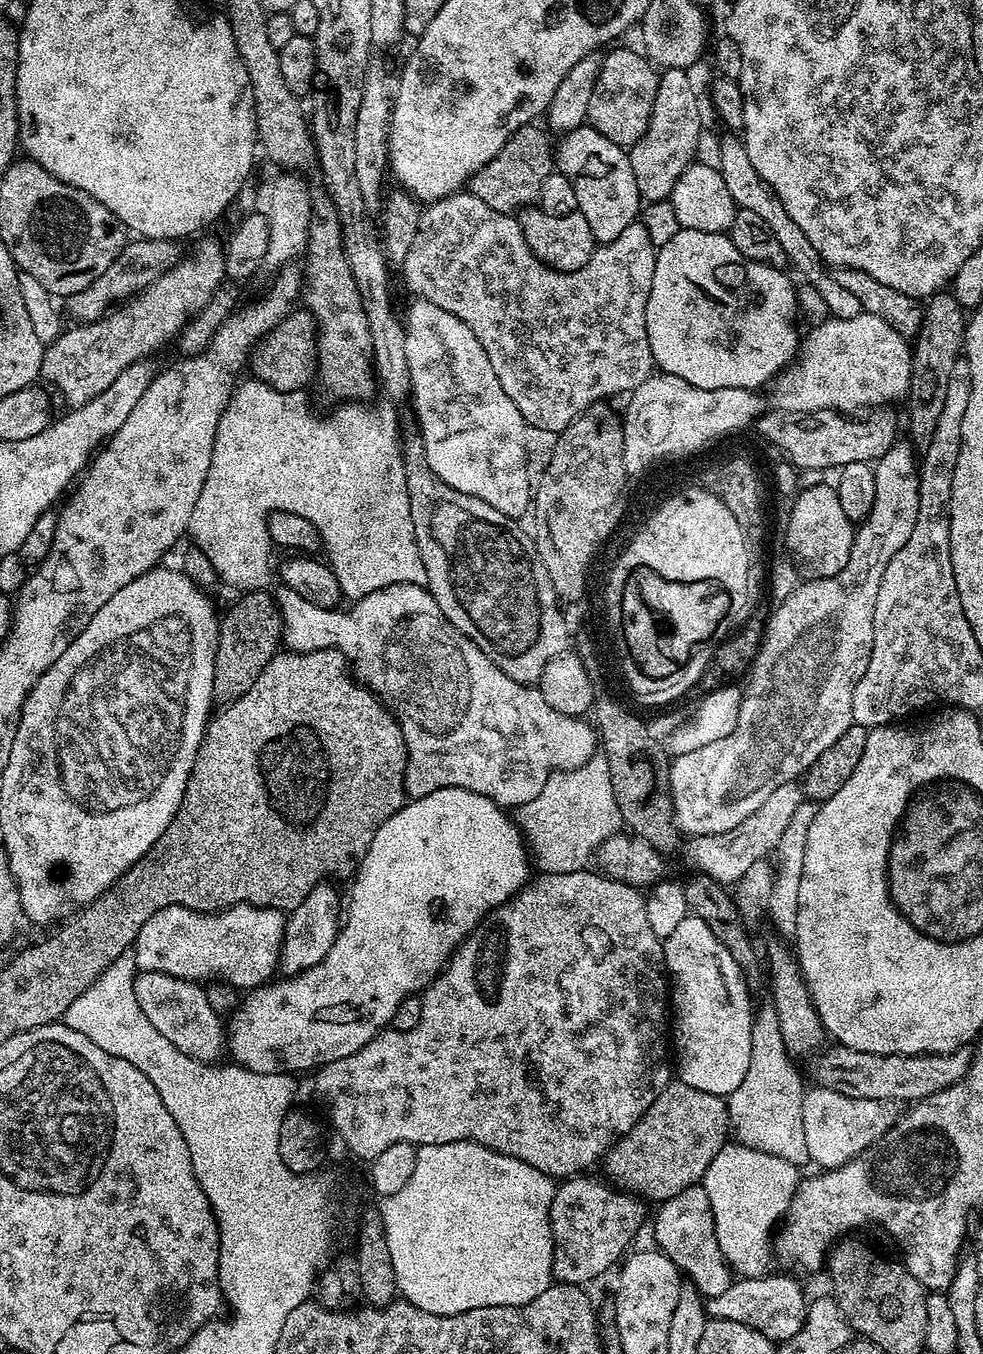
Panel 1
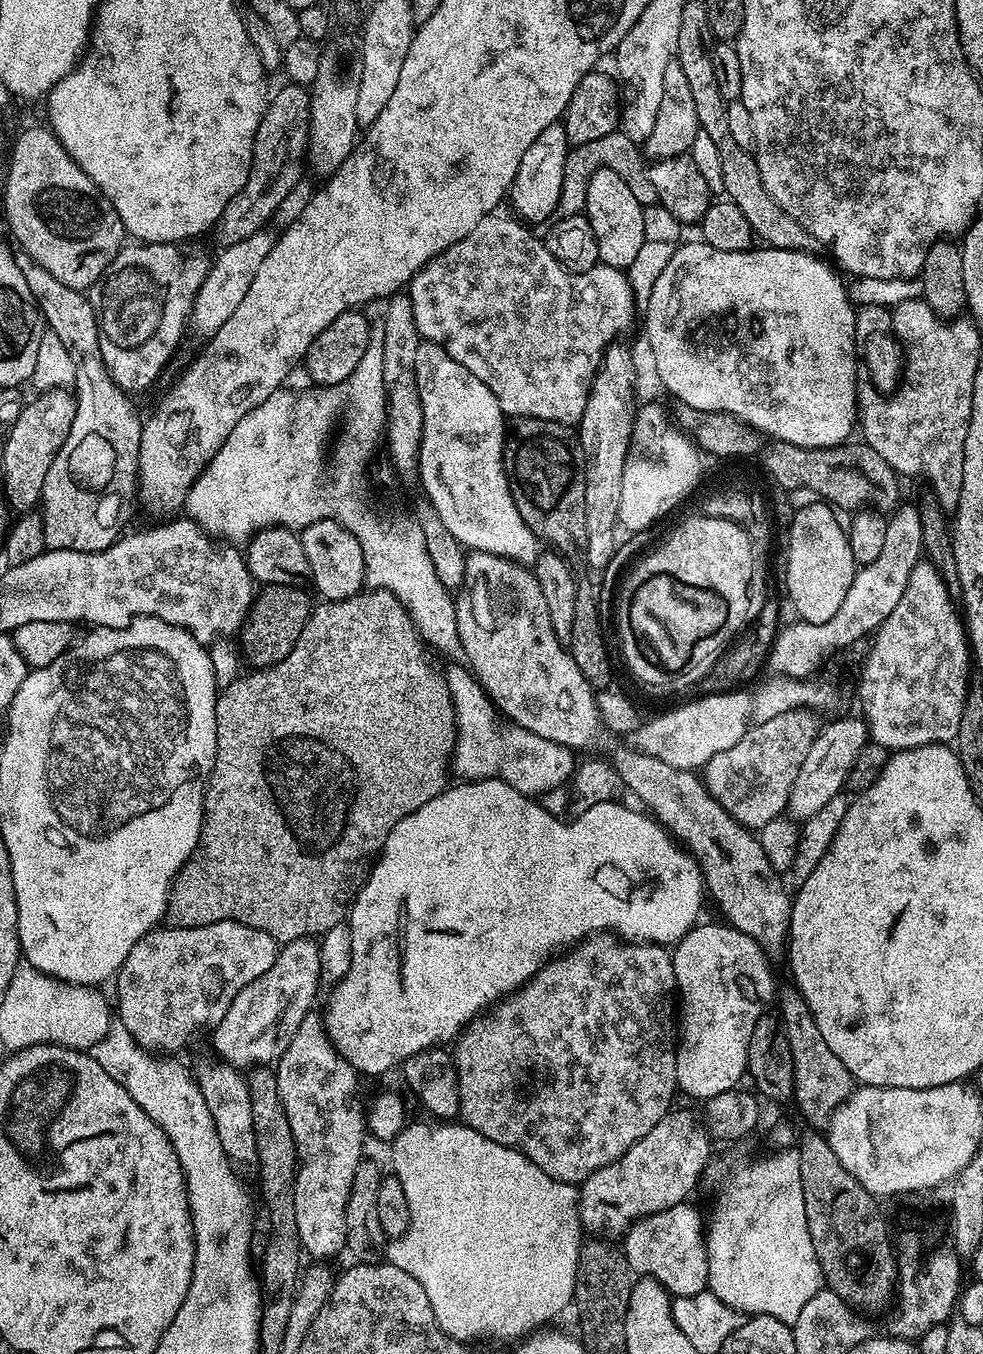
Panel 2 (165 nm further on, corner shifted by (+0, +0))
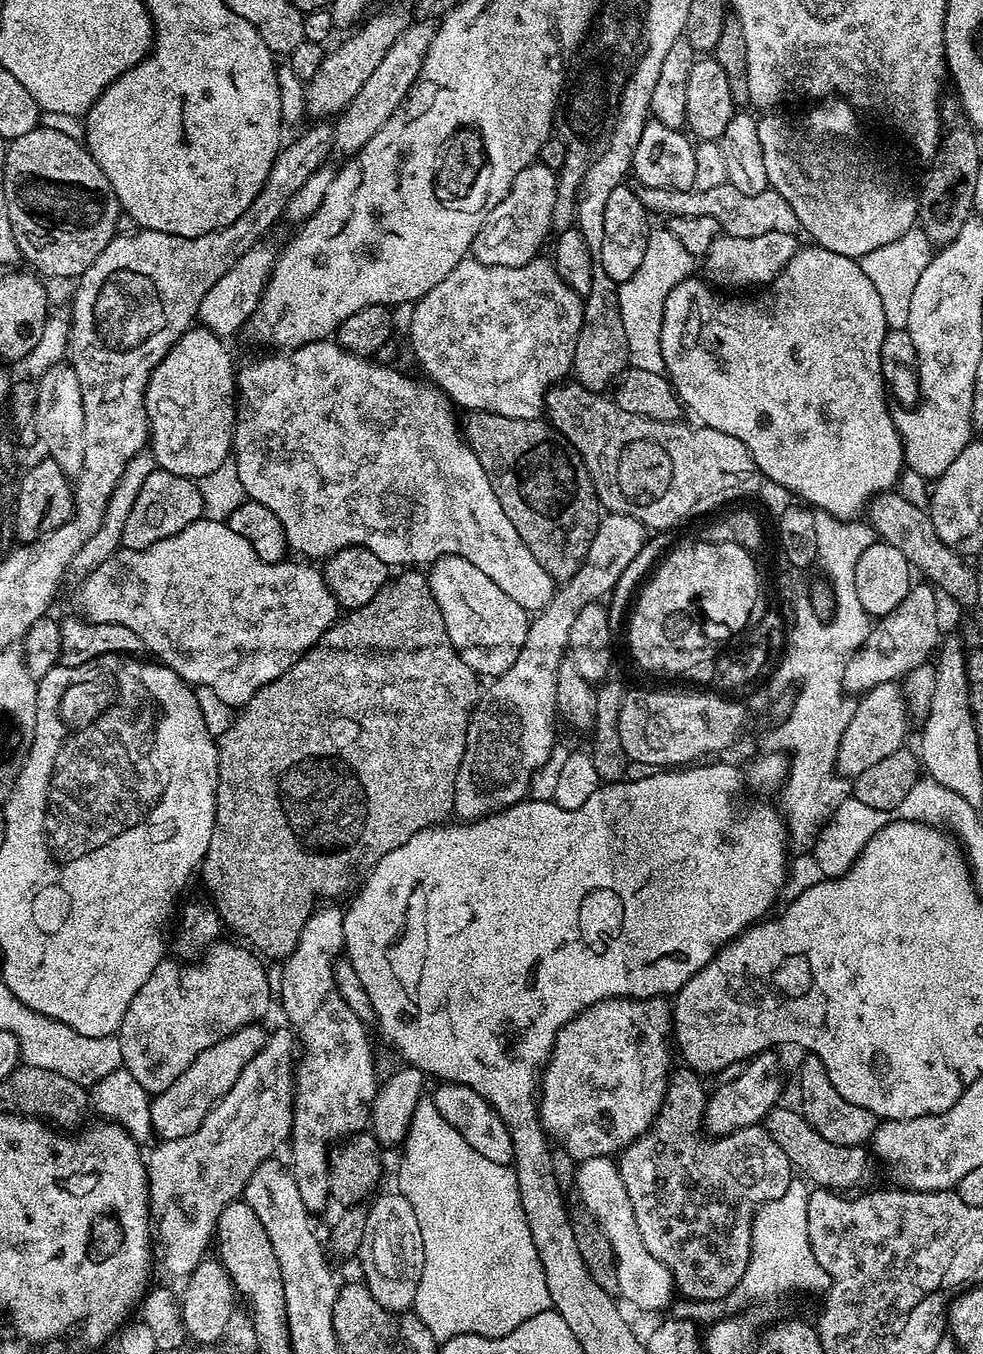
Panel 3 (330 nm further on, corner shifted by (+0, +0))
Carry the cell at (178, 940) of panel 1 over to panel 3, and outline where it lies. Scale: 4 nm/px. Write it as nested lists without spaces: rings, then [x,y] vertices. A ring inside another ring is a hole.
[[[221,938],[204,949],[202,958],[195,962],[181,962],[176,958],[161,960],[158,966],[154,966],[154,974],[146,978],[142,990],[134,994],[130,1006],[126,1006],[118,1033],[123,1067],[134,1074],[134,1078],[138,1078],[138,1086],[150,1094],[174,1086],[186,1066],[190,1066],[190,1062],[194,1062],[202,1050],[214,1046],[214,1042],[237,1032],[242,1026],[263,1021],[272,1004],[274,1008],[274,994],[270,990],[265,961],[251,947],[240,944],[231,944],[227,938]]]

